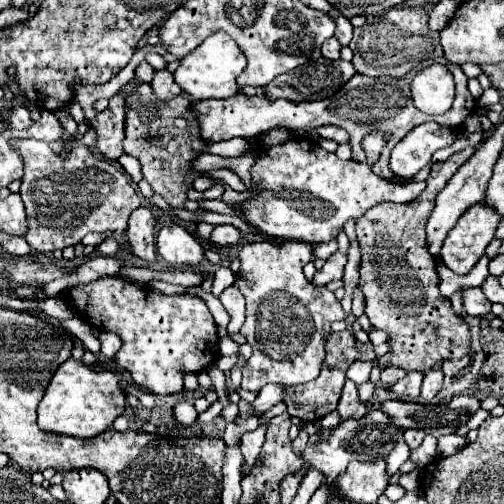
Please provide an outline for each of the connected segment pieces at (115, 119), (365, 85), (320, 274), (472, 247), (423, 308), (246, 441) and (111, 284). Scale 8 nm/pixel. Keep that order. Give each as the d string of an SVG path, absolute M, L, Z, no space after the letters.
M114 95L110 99L110 105L106 111L98 113L90 123L88 123L96 135L96 149L110 161L116 161L124 149L124 95Z
M437 57L436 59L428 59L424 61L424 67L434 63L445 65L454 77L456 87L456 96L454 105L443 115L425 115L419 109L414 107L414 101L410 97L410 81L412 81L412 73L408 73L402 79L394 79L394 77L366 77L356 73L334 97L324 99L324 101L304 101L304 103L292 103L286 99L276 99L276 101L268 101L264 95L256 95L256 97L246 97L242 93L228 97L228 99L208 99L208 101L196 101L192 103L192 111L196 111L196 119L200 119L200 137L204 141L224 141L224 139L232 139L232 137L256 137L262 133L268 133L270 129L288 129L288 131L312 131L318 129L322 125L338 125L342 129L348 131L350 135L350 147L352 147L352 159L354 161L364 161L364 153L360 149L360 141L366 133L372 131L388 131L392 137L386 143L386 147L382 149L380 159L372 165L372 171L376 175L380 175L382 179L390 181L390 167L388 167L388 159L392 149L396 147L396 143L408 135L408 131L412 131L412 127L426 123L426 121L435 121L438 125L450 127L450 129L458 129L458 125L462 125L462 121L466 119L466 115L472 113L472 109L476 109L476 99L470 95L468 91L468 77L464 75L462 69L458 65L452 65L445 57Z
M336 251L334 255L330 255L330 259L326 259L324 267L316 271L312 283L314 283L314 285L326 285L326 283L330 283L330 281L342 279L344 265L346 265L346 255L342 255L340 251Z
M476 203L466 209L442 245L440 259L444 265L458 275L470 273L484 255L488 243L494 239L500 221L500 213L486 203Z
M476 147L454 153L444 163L434 163L428 185L412 203L378 203L366 211L356 223L356 237L362 249L358 287L366 297L366 315L376 329L392 335L392 349L378 359L378 365L396 365L404 371L430 371L446 359L460 359L470 351L470 329L462 317L452 311L448 299L438 291L438 273L434 257L426 249L426 221L434 207L438 191L466 163Z
M260 425L256 431L242 435L242 455L246 459L244 475L248 475L248 471L252 471L254 463L256 463L256 455L260 453L260 449L264 445L264 433L266 433L266 427Z
M100 277L88 285L70 287L64 295L76 307L80 319L122 337L124 345L114 361L150 393L170 395L182 391L180 369L204 371L220 355L216 323L206 303L188 293L160 295L122 277Z

